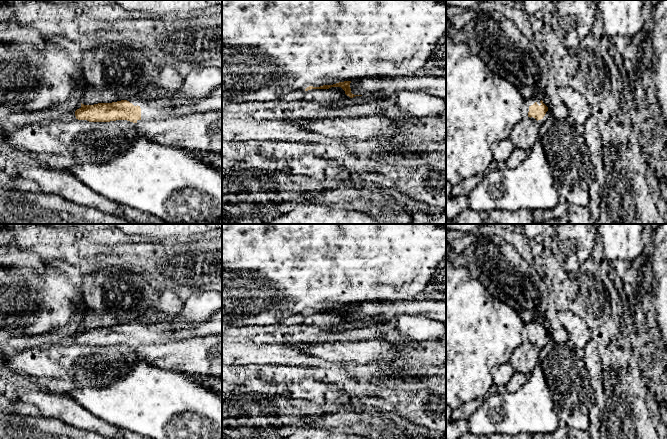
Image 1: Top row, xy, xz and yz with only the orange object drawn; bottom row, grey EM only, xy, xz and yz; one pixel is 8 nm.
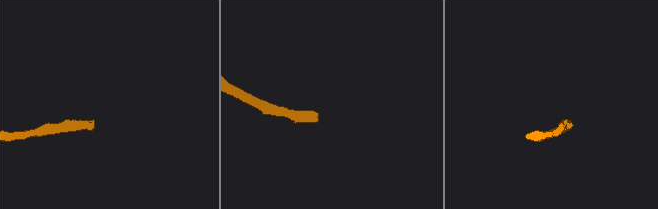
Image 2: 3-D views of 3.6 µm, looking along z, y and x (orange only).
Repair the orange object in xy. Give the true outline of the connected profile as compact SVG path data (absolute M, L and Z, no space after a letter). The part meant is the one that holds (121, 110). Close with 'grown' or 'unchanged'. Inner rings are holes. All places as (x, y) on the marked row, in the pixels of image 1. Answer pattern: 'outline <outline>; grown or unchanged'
outline M222 84L214 89L207 98L199 101L194 105L175 108L172 103L172 97L151 100L135 98L112 103L98 103L94 105L84 105L81 103L81 107L75 111L75 116L78 120L87 120L89 122L127 120L133 123L137 123L141 120L165 120L172 117L180 117L194 113L222 110Z; grown

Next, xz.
outline M425 75L414 77L363 78L320 87L309 86L305 91L311 89L329 89L331 87L341 87L350 98L355 96L364 96L367 98L371 94L375 94L377 98L385 98L399 91L422 91L446 100L446 78Z; grown

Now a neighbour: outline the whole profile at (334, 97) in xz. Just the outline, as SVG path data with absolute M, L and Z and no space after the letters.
M341 87L329 89L311 89L305 91L304 100L321 104L324 109L341 108L344 101L350 98Z

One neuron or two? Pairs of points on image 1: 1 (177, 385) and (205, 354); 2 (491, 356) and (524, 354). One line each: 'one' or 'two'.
1: two
2: two

